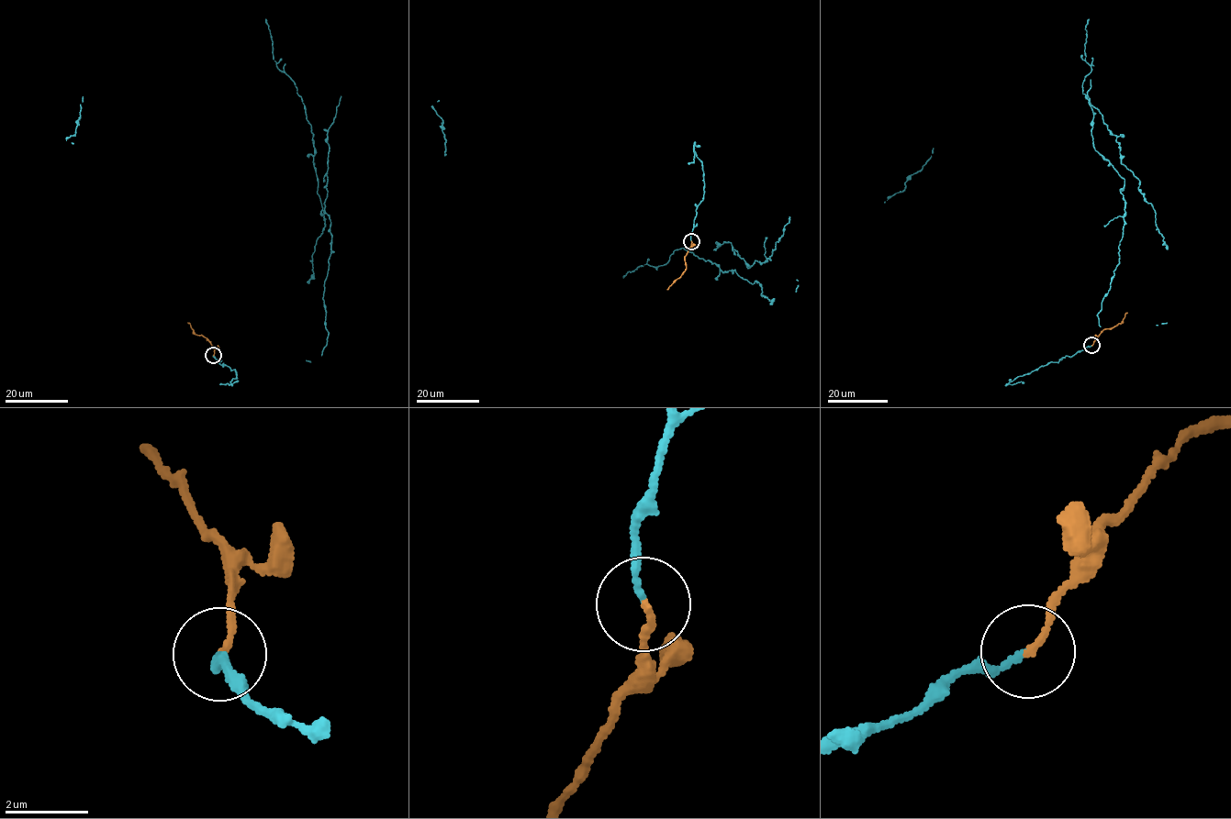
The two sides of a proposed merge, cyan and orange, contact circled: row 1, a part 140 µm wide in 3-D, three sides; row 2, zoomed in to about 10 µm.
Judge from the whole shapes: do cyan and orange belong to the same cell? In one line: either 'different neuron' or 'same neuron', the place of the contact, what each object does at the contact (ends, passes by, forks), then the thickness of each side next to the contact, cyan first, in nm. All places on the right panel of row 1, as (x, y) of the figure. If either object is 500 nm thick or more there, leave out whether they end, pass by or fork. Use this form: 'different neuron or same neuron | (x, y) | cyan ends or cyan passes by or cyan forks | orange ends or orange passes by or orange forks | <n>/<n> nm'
same neuron | (1091, 345) | cyan ends | orange ends | 120/150 nm

